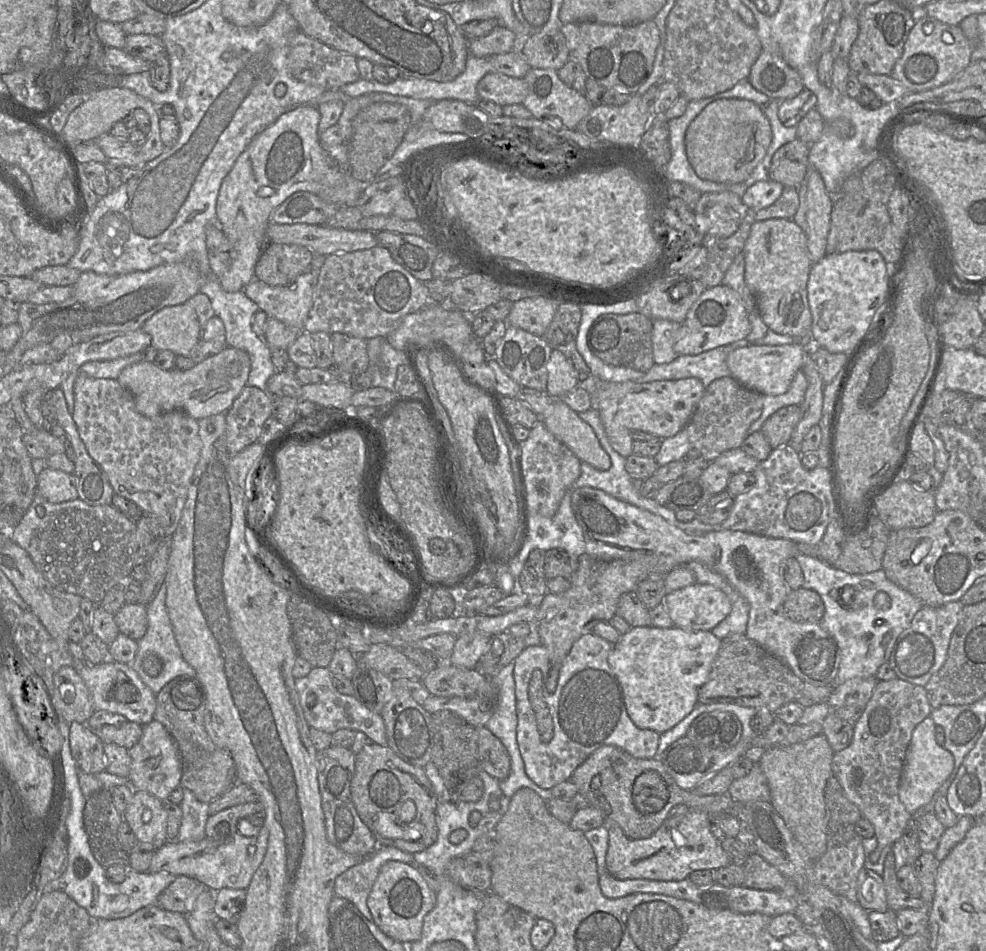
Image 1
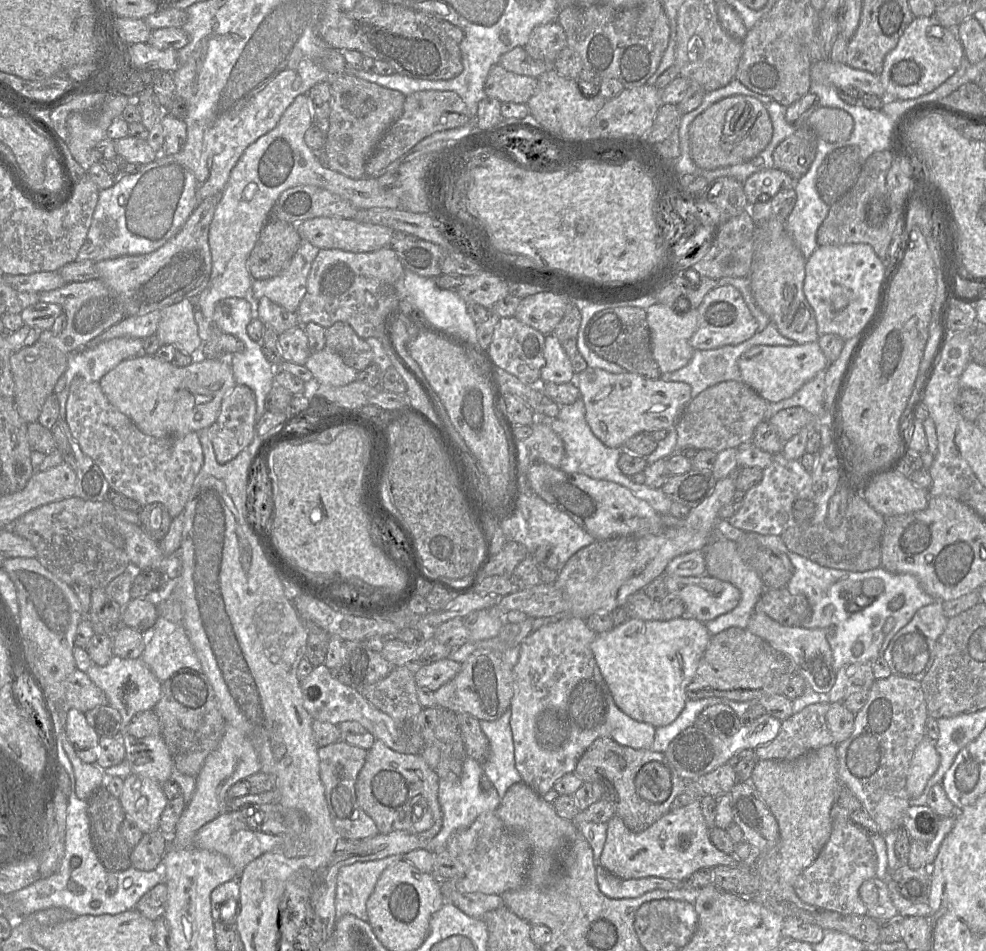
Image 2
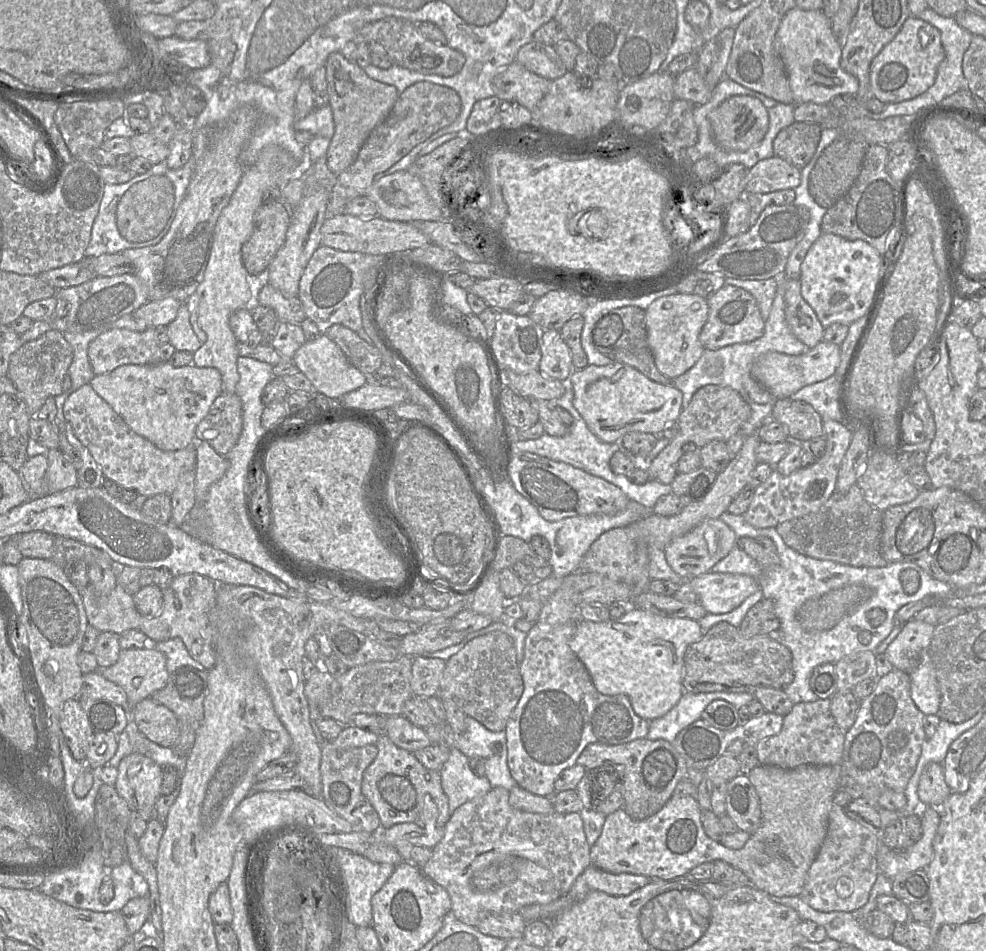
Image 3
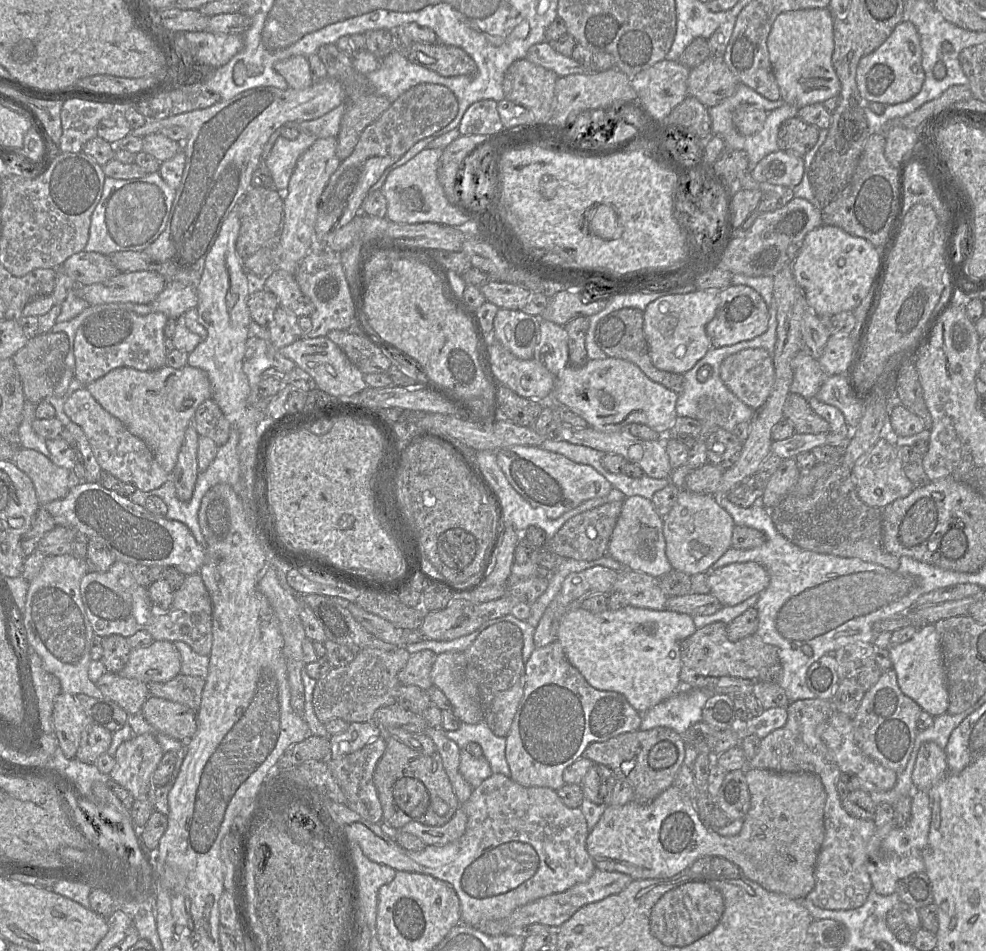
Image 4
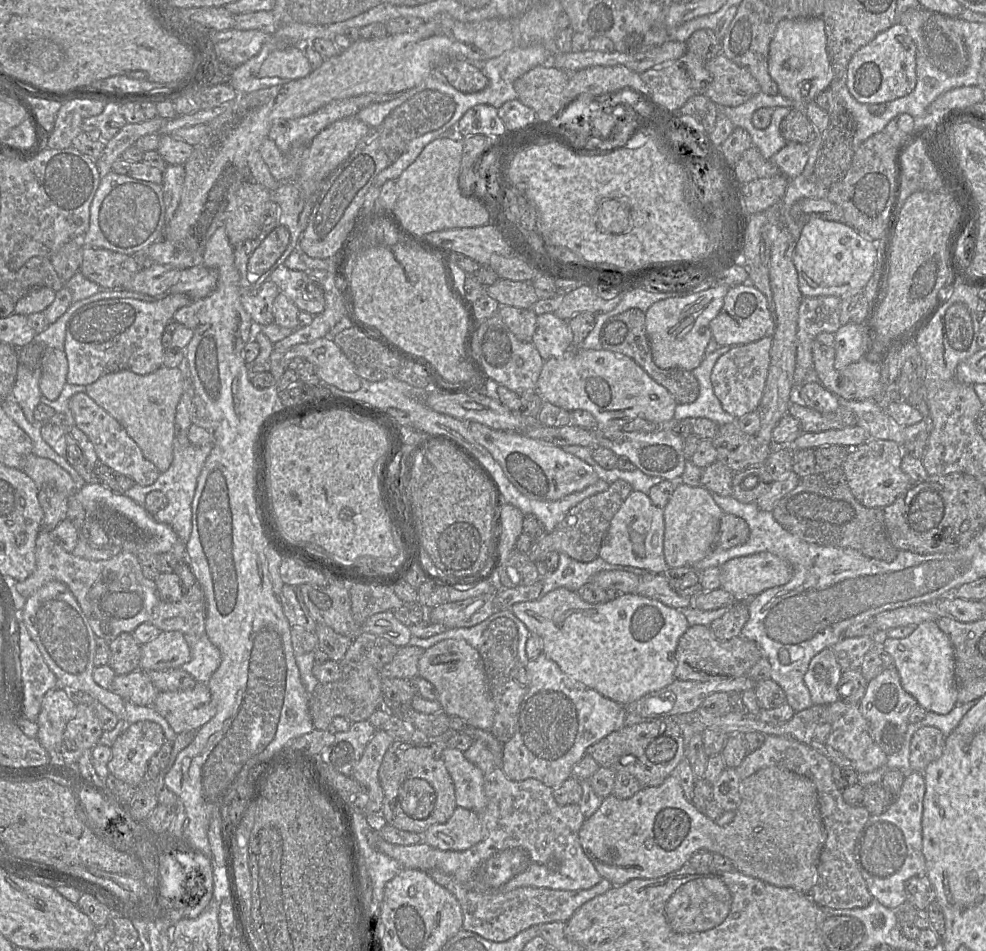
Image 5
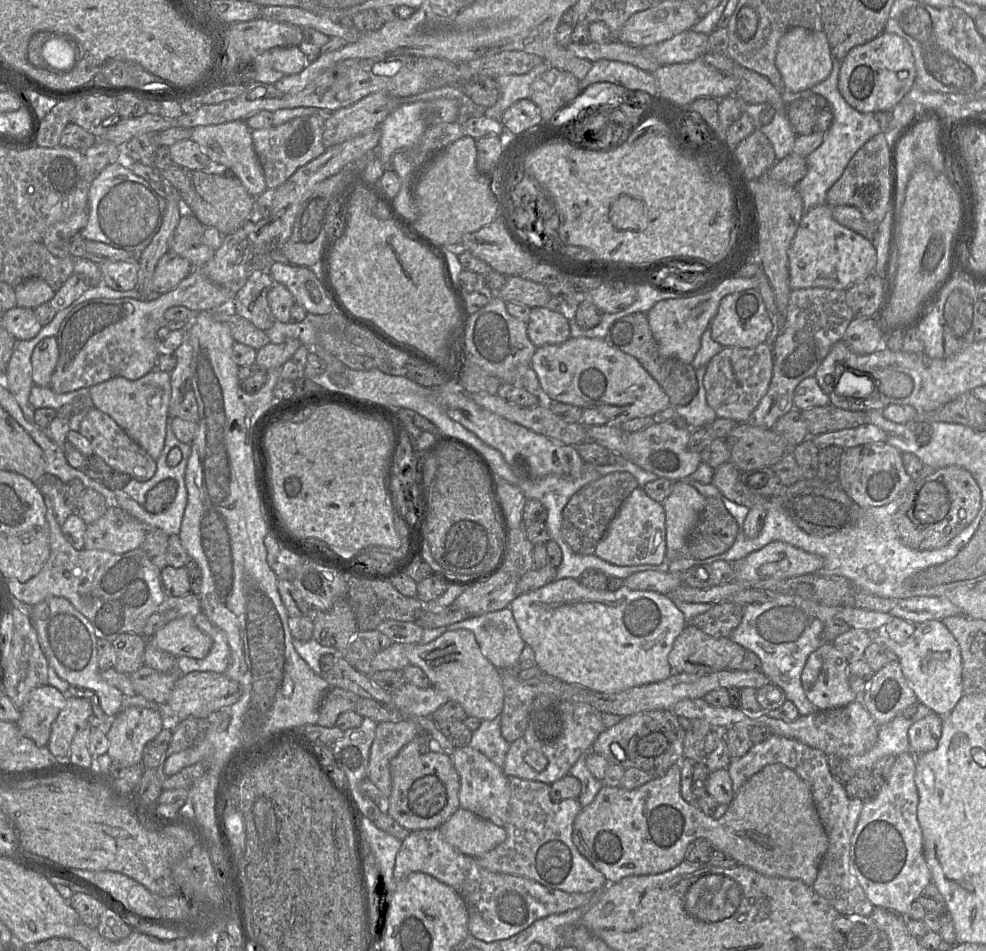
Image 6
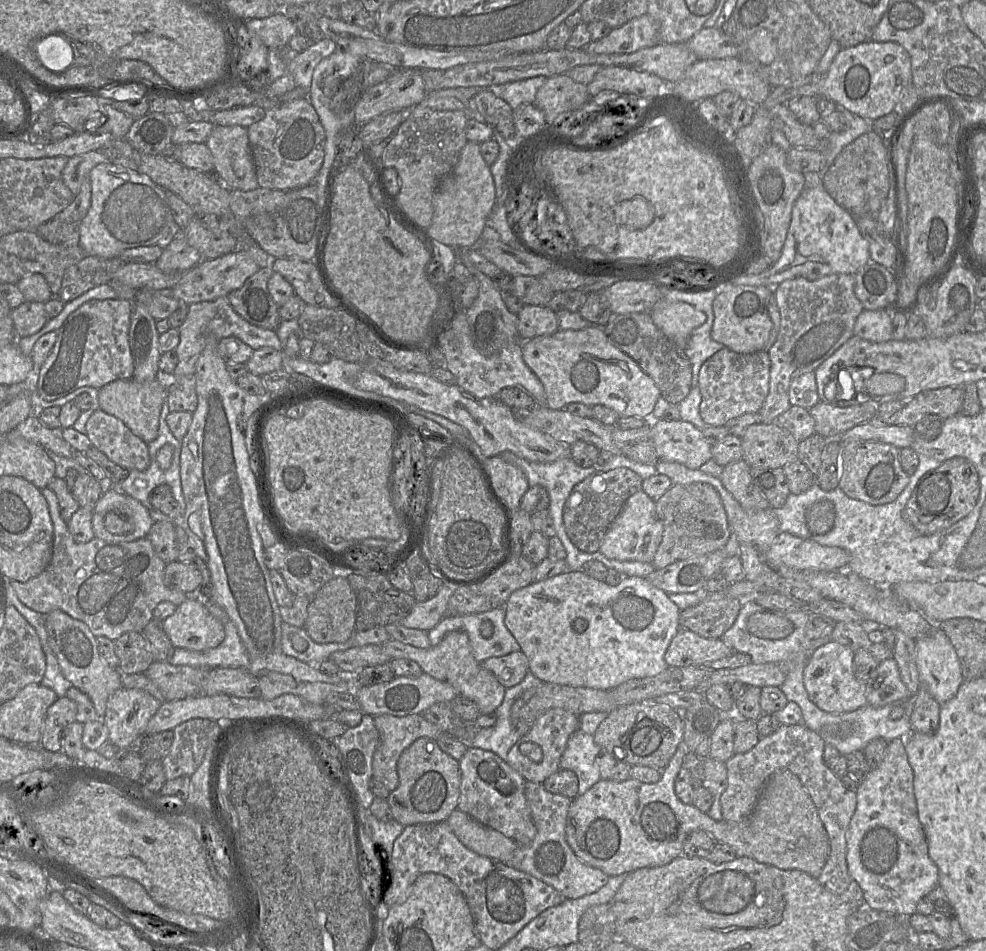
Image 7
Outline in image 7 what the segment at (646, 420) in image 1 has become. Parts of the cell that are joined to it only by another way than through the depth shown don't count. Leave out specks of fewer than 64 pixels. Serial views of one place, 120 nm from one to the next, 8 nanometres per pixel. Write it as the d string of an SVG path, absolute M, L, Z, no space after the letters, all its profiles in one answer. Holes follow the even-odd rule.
M591 326L581 330L559 329L551 335L522 341L522 357L541 381L546 394L545 405L552 410L561 410L570 403L582 403L590 407L603 405L615 411L619 418L636 416L650 420L655 404L661 397L654 381L633 359L610 343L601 326Z

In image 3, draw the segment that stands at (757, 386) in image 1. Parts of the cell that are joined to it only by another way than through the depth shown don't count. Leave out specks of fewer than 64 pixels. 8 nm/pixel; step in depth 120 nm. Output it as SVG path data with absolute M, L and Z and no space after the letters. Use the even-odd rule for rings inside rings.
M822 340L818 345L801 355L787 355L779 352L767 352L759 356L752 365L752 377L765 389L774 399L789 398L801 388L823 381L832 376L840 364L840 346Z

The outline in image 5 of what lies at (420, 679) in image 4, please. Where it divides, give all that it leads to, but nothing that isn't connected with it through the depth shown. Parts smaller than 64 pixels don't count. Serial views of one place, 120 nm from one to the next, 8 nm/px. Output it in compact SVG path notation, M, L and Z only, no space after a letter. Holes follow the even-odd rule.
M406 645L398 647L398 652L391 662L380 671L381 678L402 678L414 680L418 675L418 661L425 649Z

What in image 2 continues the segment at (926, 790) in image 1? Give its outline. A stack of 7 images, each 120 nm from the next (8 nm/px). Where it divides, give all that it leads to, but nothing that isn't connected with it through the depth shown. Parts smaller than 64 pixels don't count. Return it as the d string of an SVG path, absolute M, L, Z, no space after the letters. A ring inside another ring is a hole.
M924 735L914 750L907 774L906 790L910 798L917 798L923 793L939 763L940 757L935 742L928 735Z

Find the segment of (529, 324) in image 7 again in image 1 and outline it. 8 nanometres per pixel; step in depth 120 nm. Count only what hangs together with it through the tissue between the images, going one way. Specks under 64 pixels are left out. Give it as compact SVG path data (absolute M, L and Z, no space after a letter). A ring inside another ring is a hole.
M553 349L547 364L546 391L553 398L559 398L573 391L578 385L578 375L573 365L559 350Z

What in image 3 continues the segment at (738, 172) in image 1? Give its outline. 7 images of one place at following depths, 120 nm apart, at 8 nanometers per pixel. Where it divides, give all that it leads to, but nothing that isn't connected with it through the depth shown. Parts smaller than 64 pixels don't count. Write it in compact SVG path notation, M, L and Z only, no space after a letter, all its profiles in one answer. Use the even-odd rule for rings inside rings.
M735 95L723 101L708 115L713 130L713 140L723 149L745 151L757 145L768 130L768 109L754 97Z

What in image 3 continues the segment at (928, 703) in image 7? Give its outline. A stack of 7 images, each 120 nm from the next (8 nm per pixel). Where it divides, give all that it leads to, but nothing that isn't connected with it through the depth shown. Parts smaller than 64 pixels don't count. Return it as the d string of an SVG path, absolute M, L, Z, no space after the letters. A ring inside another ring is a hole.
M928 763L918 783L918 797L924 806L941 806L951 794L945 776L943 764Z

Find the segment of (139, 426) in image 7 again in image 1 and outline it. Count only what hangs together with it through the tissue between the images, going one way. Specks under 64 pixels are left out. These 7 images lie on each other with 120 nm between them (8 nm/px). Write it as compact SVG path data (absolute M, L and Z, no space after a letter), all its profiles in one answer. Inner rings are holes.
M226 346L221 352L195 364L189 370L163 370L154 362L141 361L125 367L117 381L134 397L136 410L153 418L173 410L181 410L196 420L226 413L246 386L251 362L249 355Z

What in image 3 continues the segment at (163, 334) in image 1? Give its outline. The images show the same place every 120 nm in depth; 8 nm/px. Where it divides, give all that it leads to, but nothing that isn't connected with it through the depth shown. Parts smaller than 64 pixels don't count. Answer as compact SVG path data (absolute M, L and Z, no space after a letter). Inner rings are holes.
M192 299L182 303L176 318L168 325L169 343L176 351L195 353L203 345L190 323L191 307Z

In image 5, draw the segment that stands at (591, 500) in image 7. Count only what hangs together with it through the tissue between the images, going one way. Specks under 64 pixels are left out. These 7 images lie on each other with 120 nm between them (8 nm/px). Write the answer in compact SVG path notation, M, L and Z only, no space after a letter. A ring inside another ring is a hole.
M616 480L606 491L585 498L571 508L551 533L546 533L529 552L529 559L536 563L544 561L549 552L564 552L580 562L592 562L599 557L599 550L607 535L610 522L628 495L632 486L624 480Z

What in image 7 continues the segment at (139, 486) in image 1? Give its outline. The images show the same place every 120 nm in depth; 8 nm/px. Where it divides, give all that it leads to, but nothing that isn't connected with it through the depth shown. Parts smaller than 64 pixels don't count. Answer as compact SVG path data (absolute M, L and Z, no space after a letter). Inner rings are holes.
M100 408L86 422L86 435L112 462L127 470L146 470L150 464L148 445L120 419Z

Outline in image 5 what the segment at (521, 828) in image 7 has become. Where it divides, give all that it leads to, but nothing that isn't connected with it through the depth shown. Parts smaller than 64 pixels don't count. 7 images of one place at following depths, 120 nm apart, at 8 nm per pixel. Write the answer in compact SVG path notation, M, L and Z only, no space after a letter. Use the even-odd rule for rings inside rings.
M444 747L442 755L454 784L456 805L476 813L484 811L487 806L485 774L458 749Z

